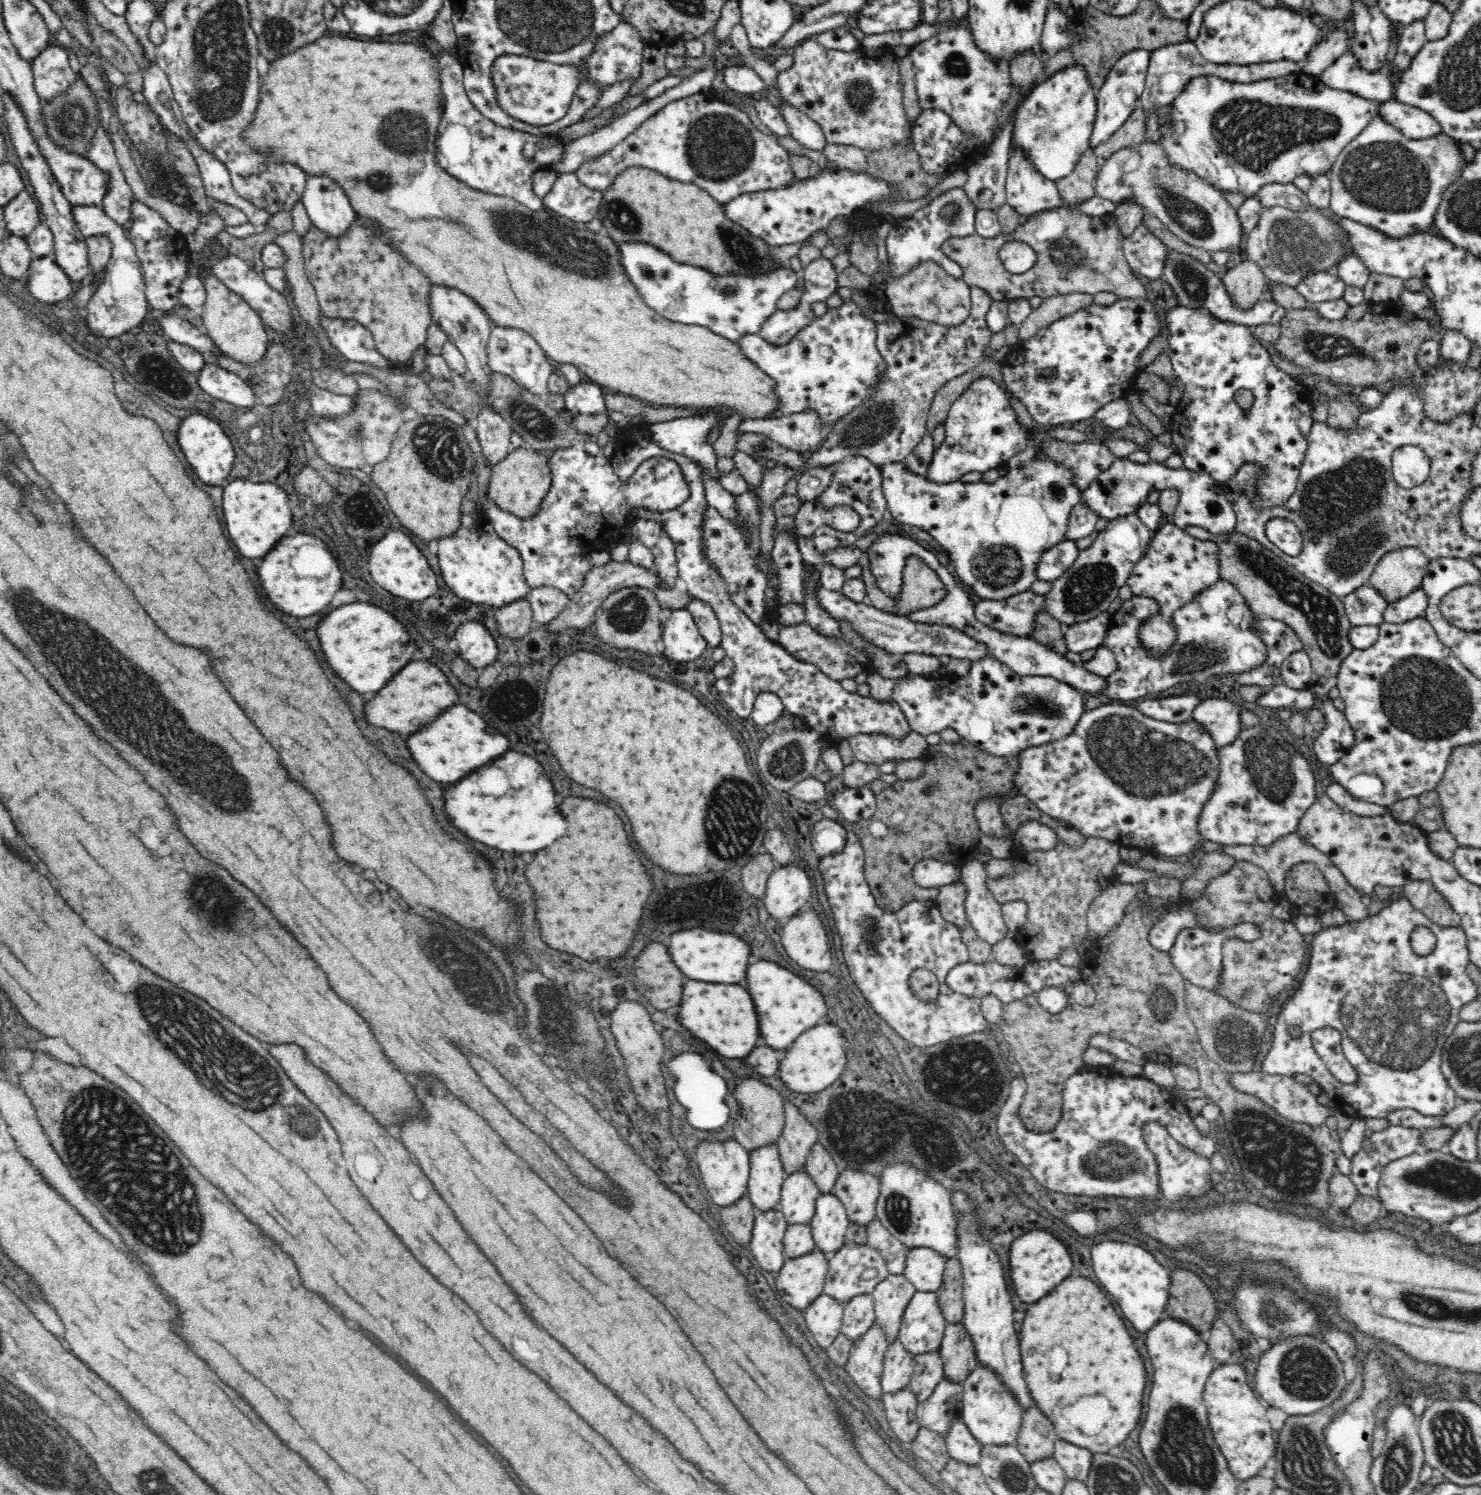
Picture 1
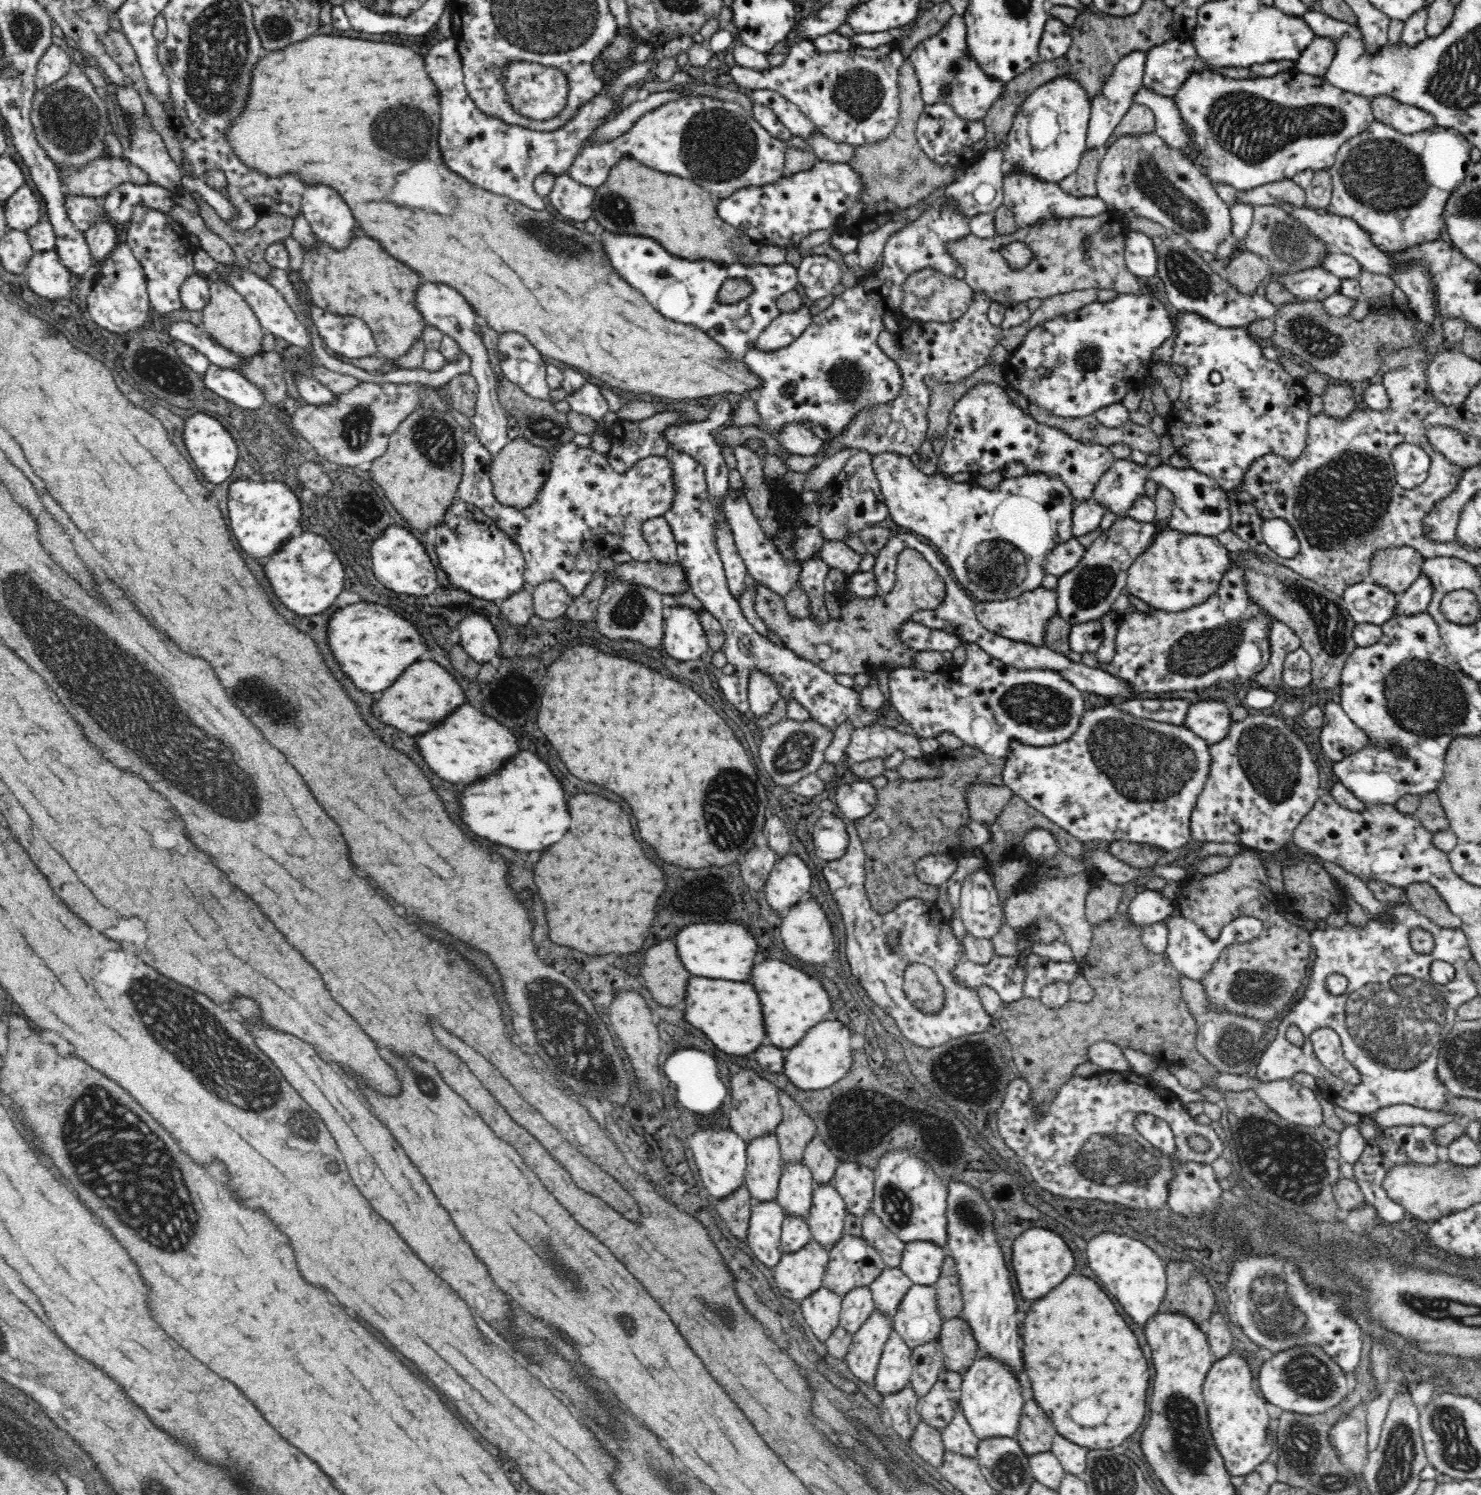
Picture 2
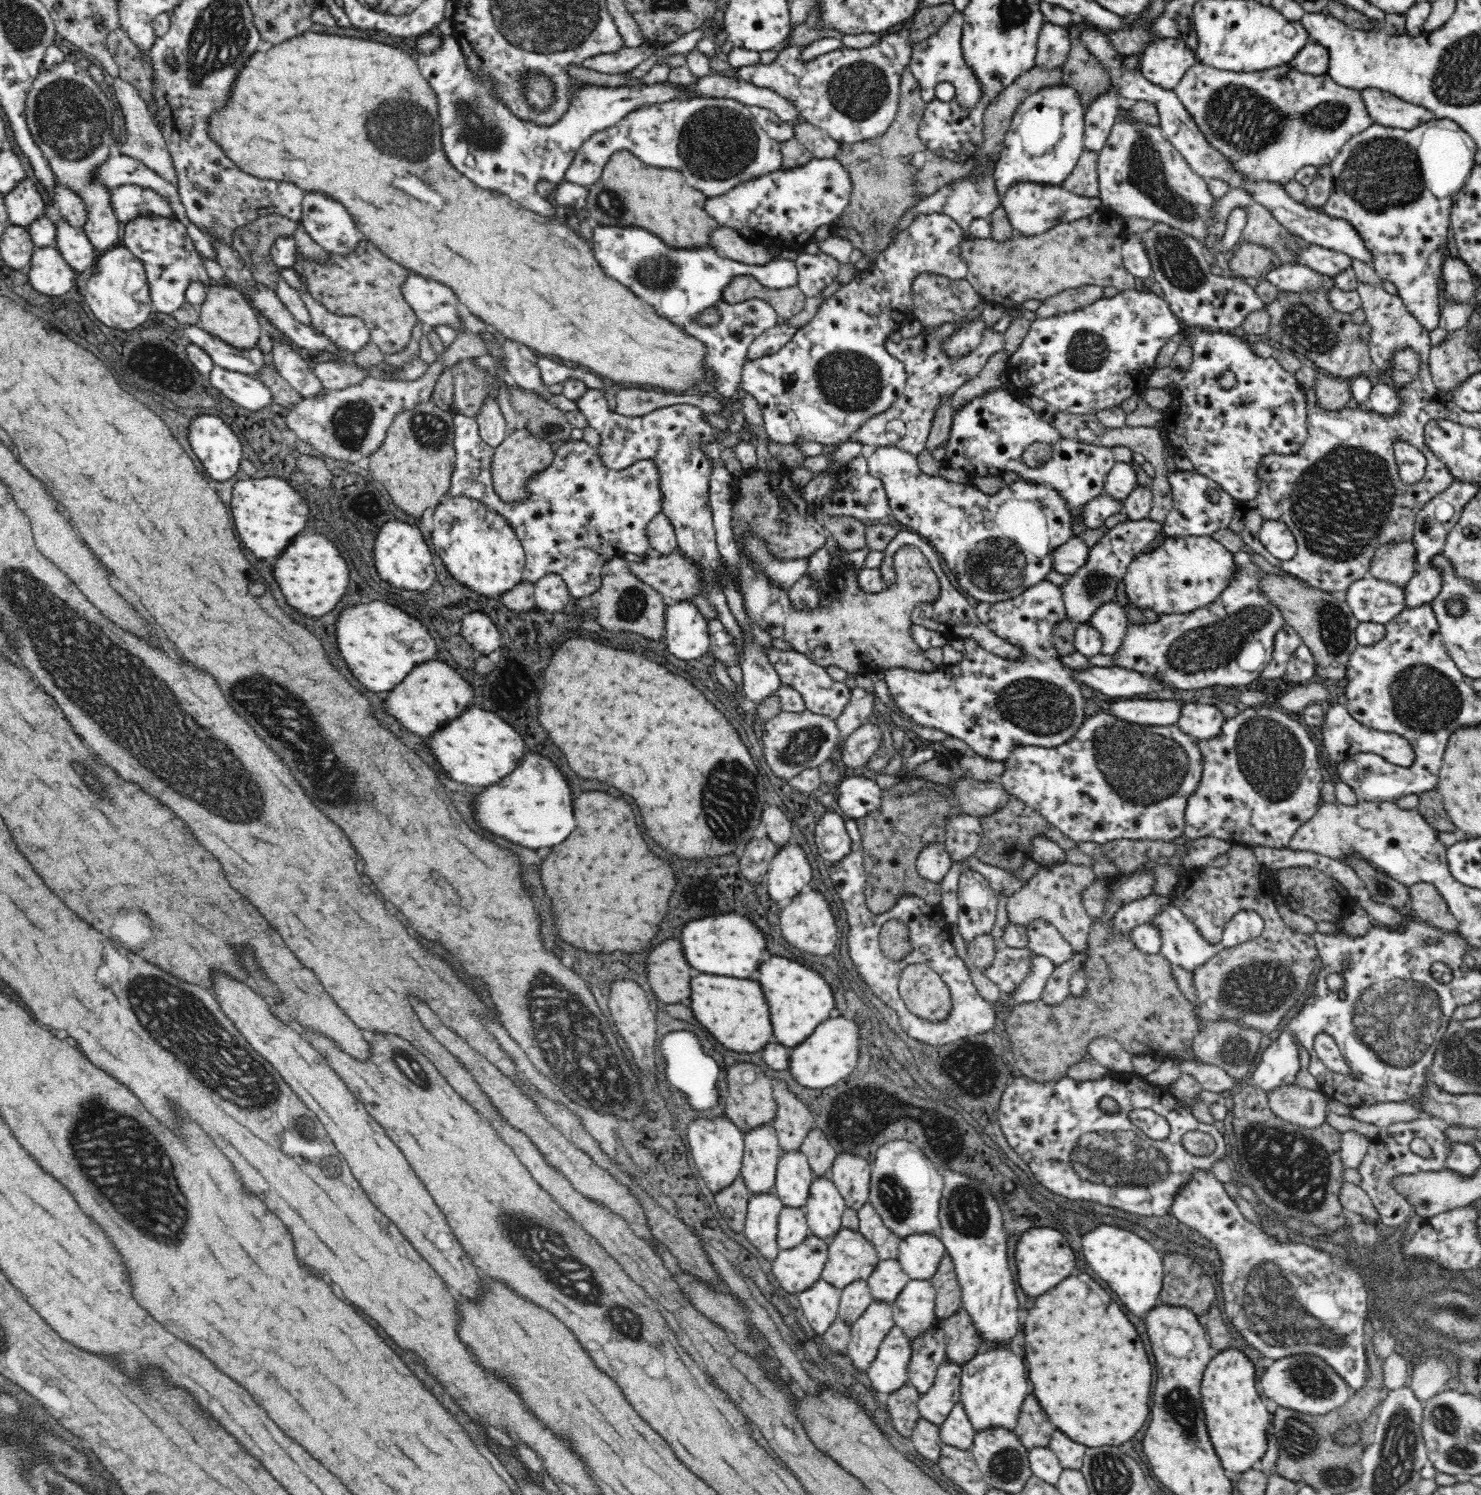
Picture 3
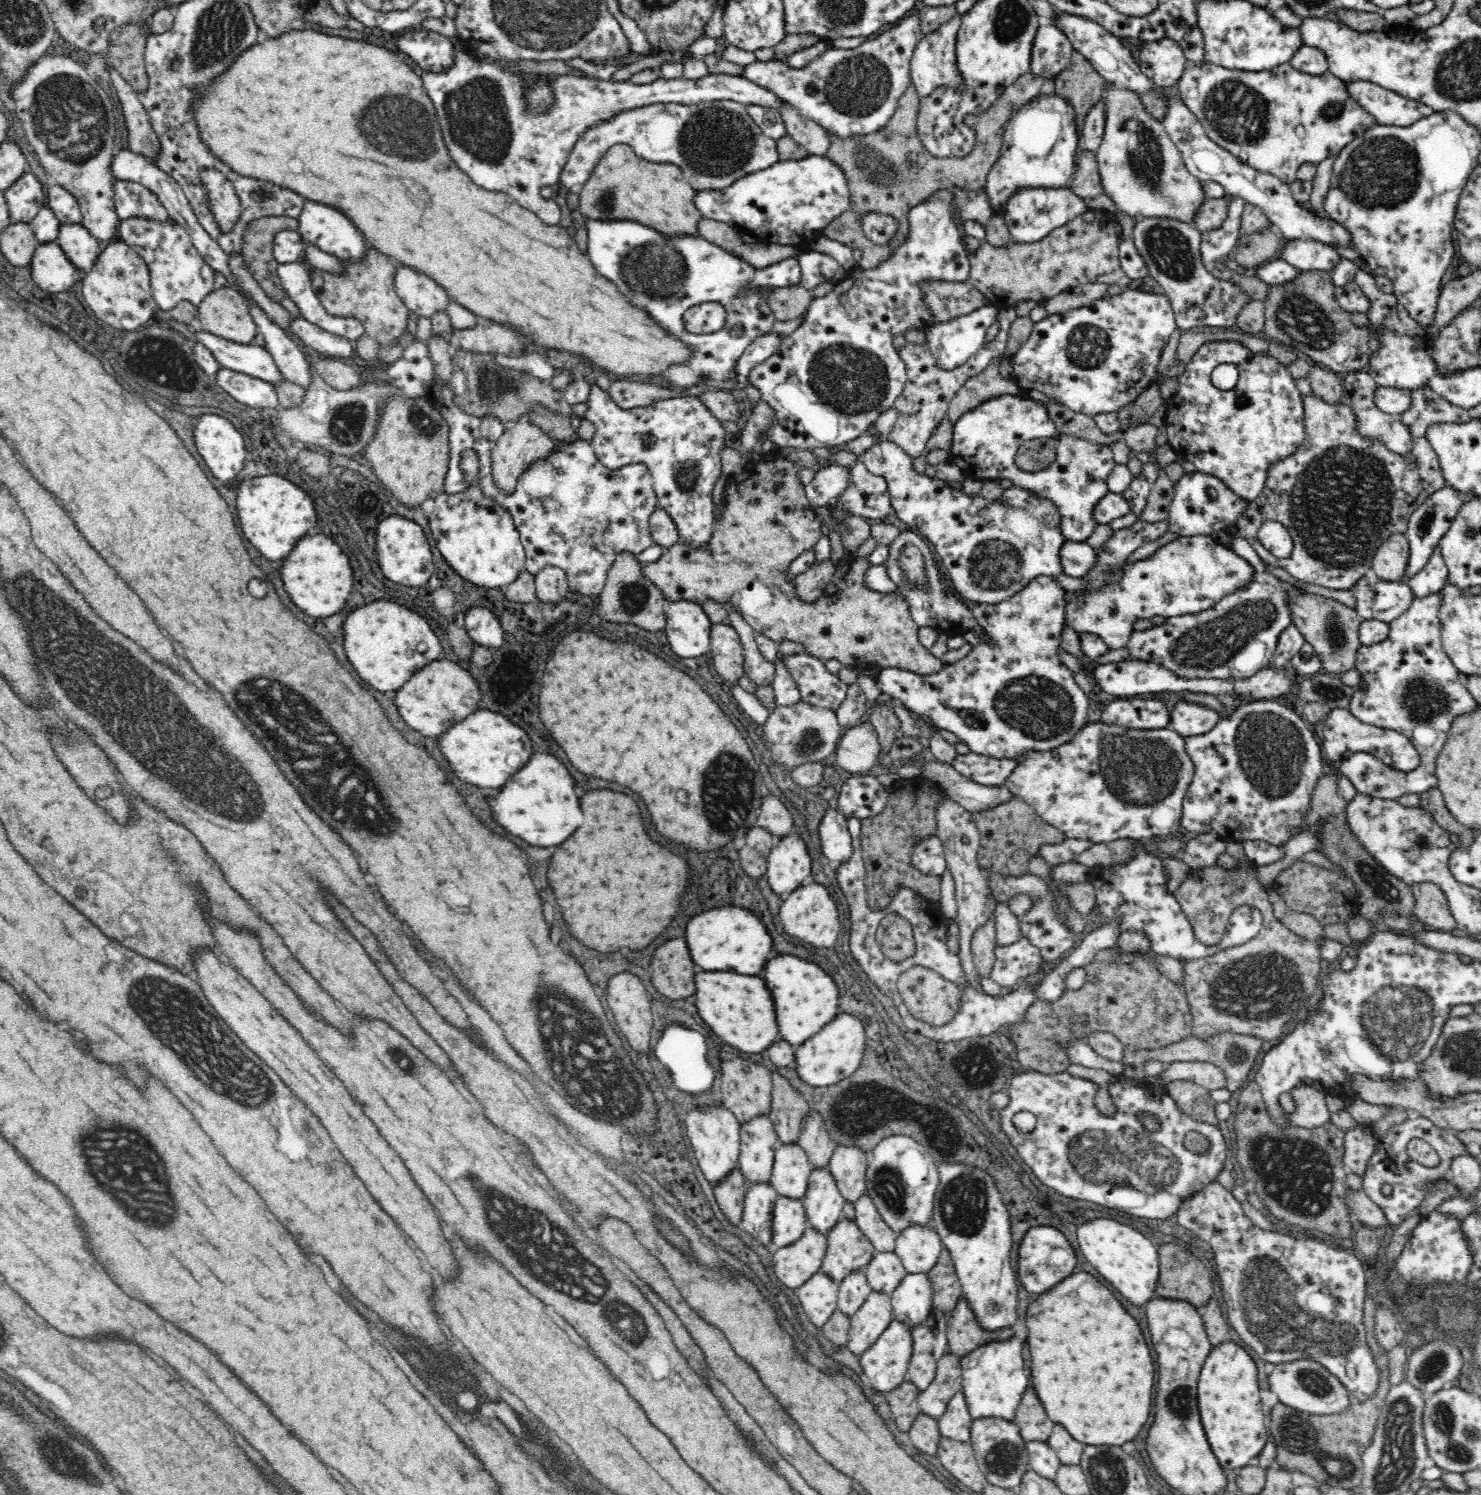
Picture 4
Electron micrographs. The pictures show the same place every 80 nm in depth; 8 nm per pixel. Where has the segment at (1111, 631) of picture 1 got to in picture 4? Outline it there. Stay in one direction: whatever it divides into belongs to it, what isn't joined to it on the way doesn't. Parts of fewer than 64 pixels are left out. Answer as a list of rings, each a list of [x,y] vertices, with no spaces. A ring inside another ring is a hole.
[[[1236,537],[1232,539],[1231,548],[1242,559],[1252,565],[1252,578],[1248,585],[1240,586],[1230,595],[1225,595],[1212,608],[1196,614],[1166,617],[1160,625],[1153,625],[1144,630],[1133,629],[1130,632],[1126,649],[1130,661],[1154,661],[1158,665],[1176,673],[1180,679],[1247,679],[1259,673],[1269,664],[1278,642],[1278,636],[1284,628],[1291,624],[1290,609],[1286,605],[1286,594],[1299,594],[1299,589],[1290,586],[1288,582],[1281,582],[1278,578],[1266,572],[1266,562],[1258,556],[1254,547],[1246,539]]]

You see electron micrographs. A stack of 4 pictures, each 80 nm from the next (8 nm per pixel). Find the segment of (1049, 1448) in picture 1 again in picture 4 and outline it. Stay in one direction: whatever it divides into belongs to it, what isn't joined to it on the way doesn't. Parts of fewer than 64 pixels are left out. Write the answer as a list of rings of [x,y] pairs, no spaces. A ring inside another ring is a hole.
[[[1032,1386],[1028,1388],[1028,1392],[1024,1392],[1024,1398],[1020,1401],[1016,1409],[1015,1420],[1018,1432],[1024,1442],[1047,1442],[1052,1432],[1052,1422],[1046,1416],[1038,1396],[1034,1394]]]

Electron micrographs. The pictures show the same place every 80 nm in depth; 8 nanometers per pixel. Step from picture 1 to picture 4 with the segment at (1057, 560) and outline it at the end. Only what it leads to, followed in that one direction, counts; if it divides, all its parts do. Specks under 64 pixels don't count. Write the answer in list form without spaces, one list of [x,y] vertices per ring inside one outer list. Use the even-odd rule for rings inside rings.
[[[1066,541],[1060,548],[1062,572],[1074,578],[1082,578],[1096,562],[1096,550],[1086,541]]]

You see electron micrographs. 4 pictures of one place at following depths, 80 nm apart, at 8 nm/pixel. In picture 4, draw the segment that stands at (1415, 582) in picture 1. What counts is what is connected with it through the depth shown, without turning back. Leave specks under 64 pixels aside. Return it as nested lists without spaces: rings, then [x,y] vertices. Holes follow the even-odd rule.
[[[1402,534],[1389,536],[1377,548],[1371,568],[1382,581],[1405,583],[1409,561],[1409,540]]]

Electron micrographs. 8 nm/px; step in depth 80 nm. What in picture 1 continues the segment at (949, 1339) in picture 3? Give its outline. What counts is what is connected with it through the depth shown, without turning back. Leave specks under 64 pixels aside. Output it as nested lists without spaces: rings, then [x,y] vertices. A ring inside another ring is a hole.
[[[947,1324],[939,1355],[943,1360],[945,1378],[962,1384],[978,1366],[974,1343],[963,1324]]]

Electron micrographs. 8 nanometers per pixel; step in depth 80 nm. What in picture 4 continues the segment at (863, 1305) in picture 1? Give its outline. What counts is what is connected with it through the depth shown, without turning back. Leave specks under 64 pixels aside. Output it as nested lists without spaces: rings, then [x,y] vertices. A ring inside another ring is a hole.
[[[863,1272],[850,1274],[839,1284],[837,1310],[851,1318],[872,1292]]]

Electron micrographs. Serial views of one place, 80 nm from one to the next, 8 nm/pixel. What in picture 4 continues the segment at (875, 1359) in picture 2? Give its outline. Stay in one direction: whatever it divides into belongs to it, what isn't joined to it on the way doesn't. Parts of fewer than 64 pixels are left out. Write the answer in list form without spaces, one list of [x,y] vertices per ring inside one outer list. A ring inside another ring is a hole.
[[[872,1292],[859,1311],[851,1316],[849,1341],[846,1347],[860,1360],[892,1321],[891,1298],[880,1292]]]

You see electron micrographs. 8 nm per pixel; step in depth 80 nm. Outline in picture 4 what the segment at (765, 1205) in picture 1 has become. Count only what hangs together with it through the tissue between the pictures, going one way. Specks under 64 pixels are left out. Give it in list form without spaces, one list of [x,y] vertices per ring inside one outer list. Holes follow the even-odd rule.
[[[759,1116],[740,1127],[738,1167],[752,1185],[770,1184],[779,1138],[768,1116]]]

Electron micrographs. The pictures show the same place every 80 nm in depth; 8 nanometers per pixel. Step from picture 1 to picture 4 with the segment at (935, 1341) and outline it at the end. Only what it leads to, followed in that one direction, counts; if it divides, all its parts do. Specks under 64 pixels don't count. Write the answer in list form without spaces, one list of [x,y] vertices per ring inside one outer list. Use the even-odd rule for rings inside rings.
[[[910,1274],[891,1296],[893,1319],[911,1330],[918,1328],[933,1311],[933,1288],[928,1274]]]

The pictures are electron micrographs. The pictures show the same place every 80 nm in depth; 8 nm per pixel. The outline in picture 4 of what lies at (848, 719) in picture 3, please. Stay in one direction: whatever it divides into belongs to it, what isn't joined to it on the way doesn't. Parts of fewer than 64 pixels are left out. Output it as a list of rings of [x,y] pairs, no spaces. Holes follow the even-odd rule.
[[[858,683],[847,686],[845,699],[836,712],[842,730],[847,731],[849,728],[854,728],[864,722],[869,713],[868,708],[868,700]]]

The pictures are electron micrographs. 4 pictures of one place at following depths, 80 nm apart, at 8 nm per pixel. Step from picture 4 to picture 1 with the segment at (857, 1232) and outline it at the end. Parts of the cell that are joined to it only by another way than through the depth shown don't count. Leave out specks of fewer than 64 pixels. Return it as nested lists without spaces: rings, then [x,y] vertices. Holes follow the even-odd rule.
[[[846,1238],[846,1244],[829,1257],[828,1275],[825,1280],[824,1294],[845,1305],[856,1296],[872,1295],[877,1284],[889,1277],[886,1259],[868,1245],[858,1245]]]

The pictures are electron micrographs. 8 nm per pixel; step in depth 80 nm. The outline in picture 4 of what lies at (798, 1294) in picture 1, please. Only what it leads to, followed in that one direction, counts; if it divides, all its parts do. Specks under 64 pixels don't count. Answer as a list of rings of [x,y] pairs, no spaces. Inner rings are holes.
[[[807,1223],[804,1234],[794,1243],[773,1252],[772,1267],[778,1280],[794,1291],[821,1272],[827,1251],[827,1235]]]

